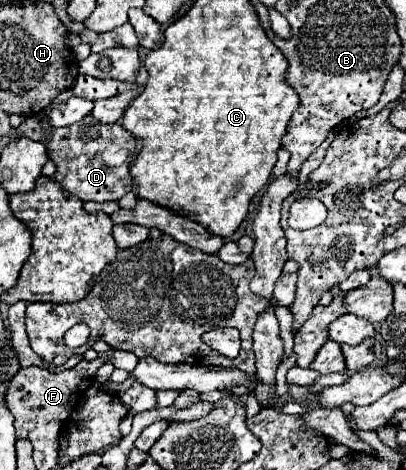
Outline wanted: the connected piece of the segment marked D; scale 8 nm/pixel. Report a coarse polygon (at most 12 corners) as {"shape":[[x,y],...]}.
{"shape":[[87,115],[51,129],[53,179],[81,201],[131,191],[135,139]]}

